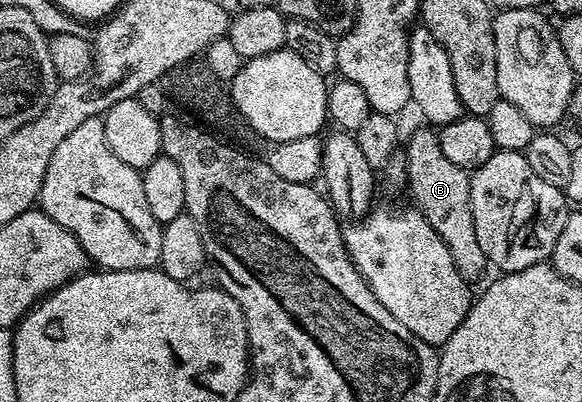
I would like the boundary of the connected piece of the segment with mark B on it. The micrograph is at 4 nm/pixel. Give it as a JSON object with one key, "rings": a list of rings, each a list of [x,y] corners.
{"rings":[[[422,125],[419,131],[410,135],[406,143],[406,182],[413,206],[440,233],[444,245],[448,245],[448,253],[452,253],[452,261],[456,261],[456,269],[460,277],[474,285],[485,271],[488,264],[484,257],[484,249],[480,249],[480,240],[476,237],[476,221],[472,221],[472,205],[470,204],[470,175],[464,169],[452,165],[448,157],[440,150],[437,130]]]}

